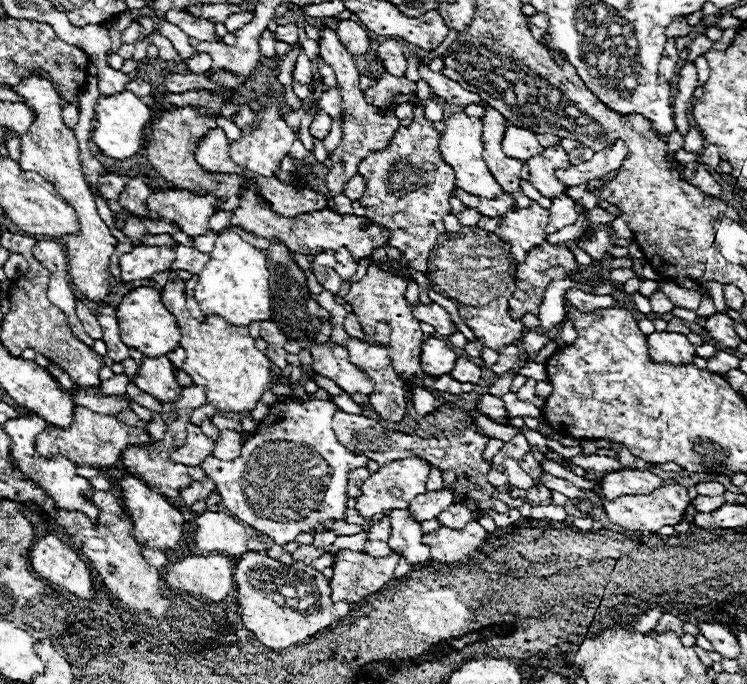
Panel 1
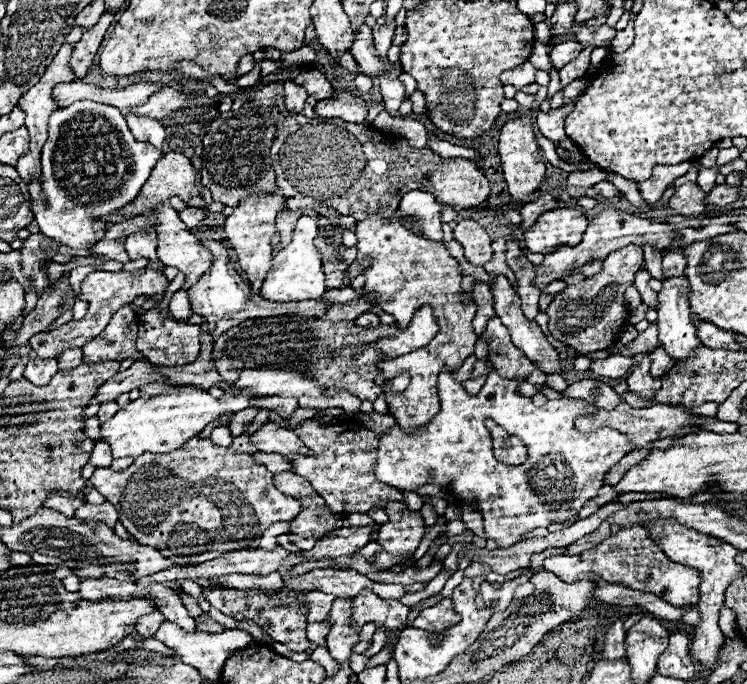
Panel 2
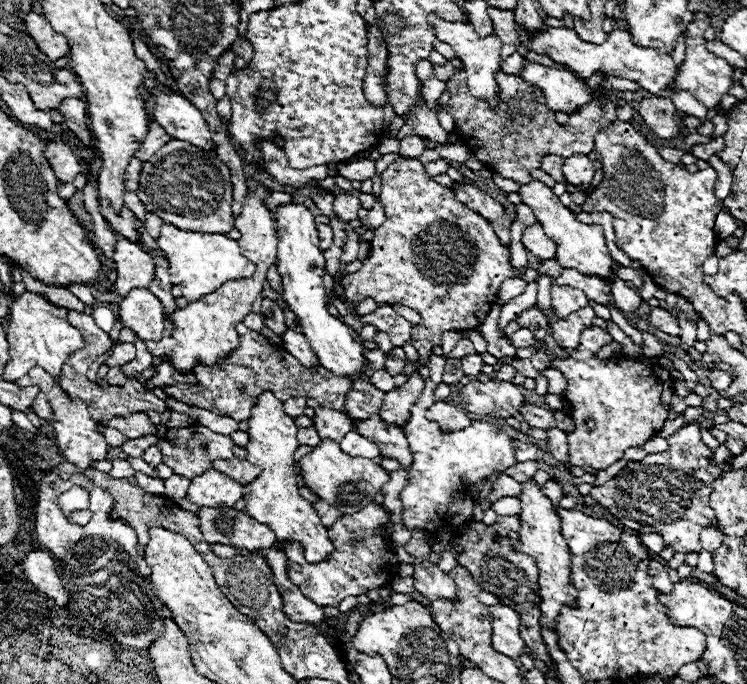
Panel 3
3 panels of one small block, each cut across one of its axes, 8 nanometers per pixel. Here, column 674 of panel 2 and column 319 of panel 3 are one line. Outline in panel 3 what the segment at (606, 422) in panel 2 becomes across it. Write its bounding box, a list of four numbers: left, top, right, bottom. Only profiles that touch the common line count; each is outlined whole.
[314,408,352,442]

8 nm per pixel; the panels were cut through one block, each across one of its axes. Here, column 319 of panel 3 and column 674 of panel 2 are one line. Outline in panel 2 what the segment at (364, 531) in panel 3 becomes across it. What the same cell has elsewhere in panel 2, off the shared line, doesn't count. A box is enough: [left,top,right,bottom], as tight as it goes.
[544,526,698,604]

